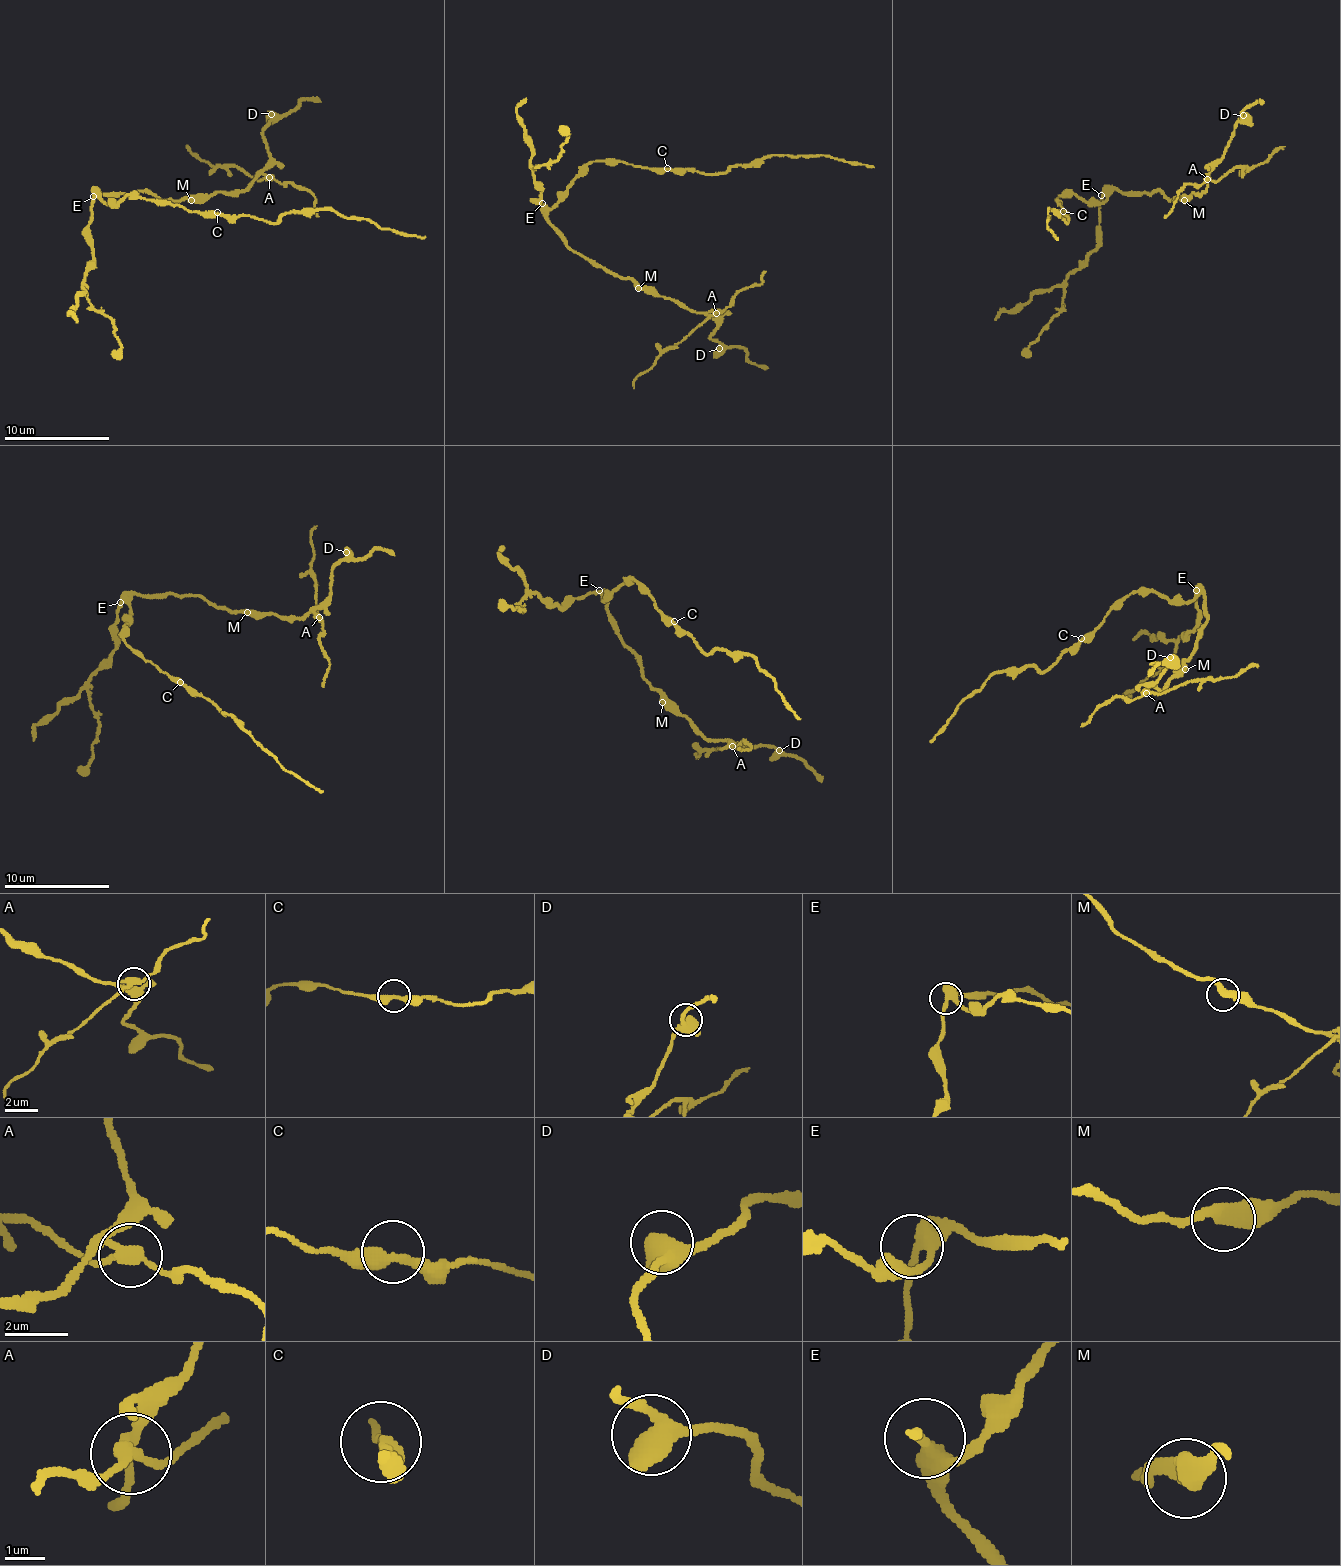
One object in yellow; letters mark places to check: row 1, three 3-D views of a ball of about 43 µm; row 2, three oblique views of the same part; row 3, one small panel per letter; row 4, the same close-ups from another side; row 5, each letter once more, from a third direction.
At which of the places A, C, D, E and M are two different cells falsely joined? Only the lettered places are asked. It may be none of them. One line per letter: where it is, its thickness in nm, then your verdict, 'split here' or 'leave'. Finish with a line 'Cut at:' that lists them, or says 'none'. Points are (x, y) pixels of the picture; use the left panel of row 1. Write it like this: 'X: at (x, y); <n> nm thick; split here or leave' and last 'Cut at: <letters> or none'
A: at (269, 177); 300 nm thick; split here
C: at (217, 212); 360 nm thick; leave
D: at (271, 114); 440 nm thick; leave
E: at (93, 196); 360 nm thick; leave
M: at (191, 200); 400 nm thick; leave
Cut at: A

